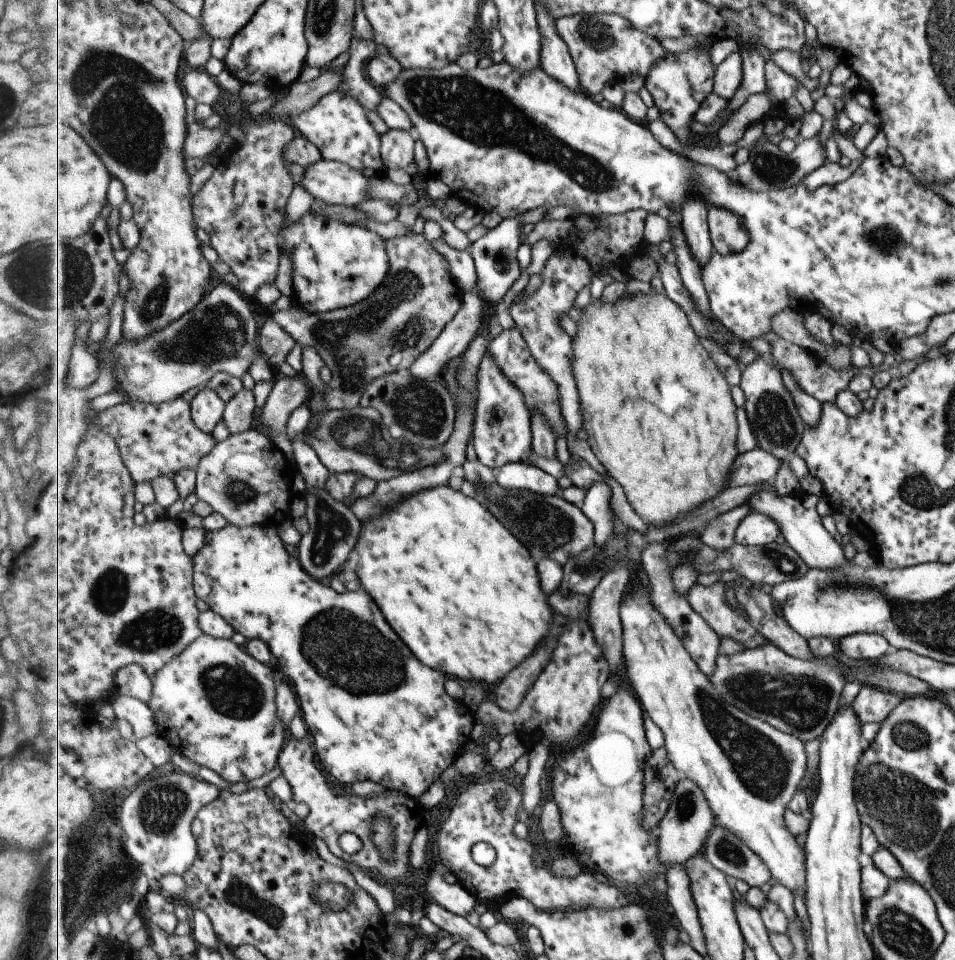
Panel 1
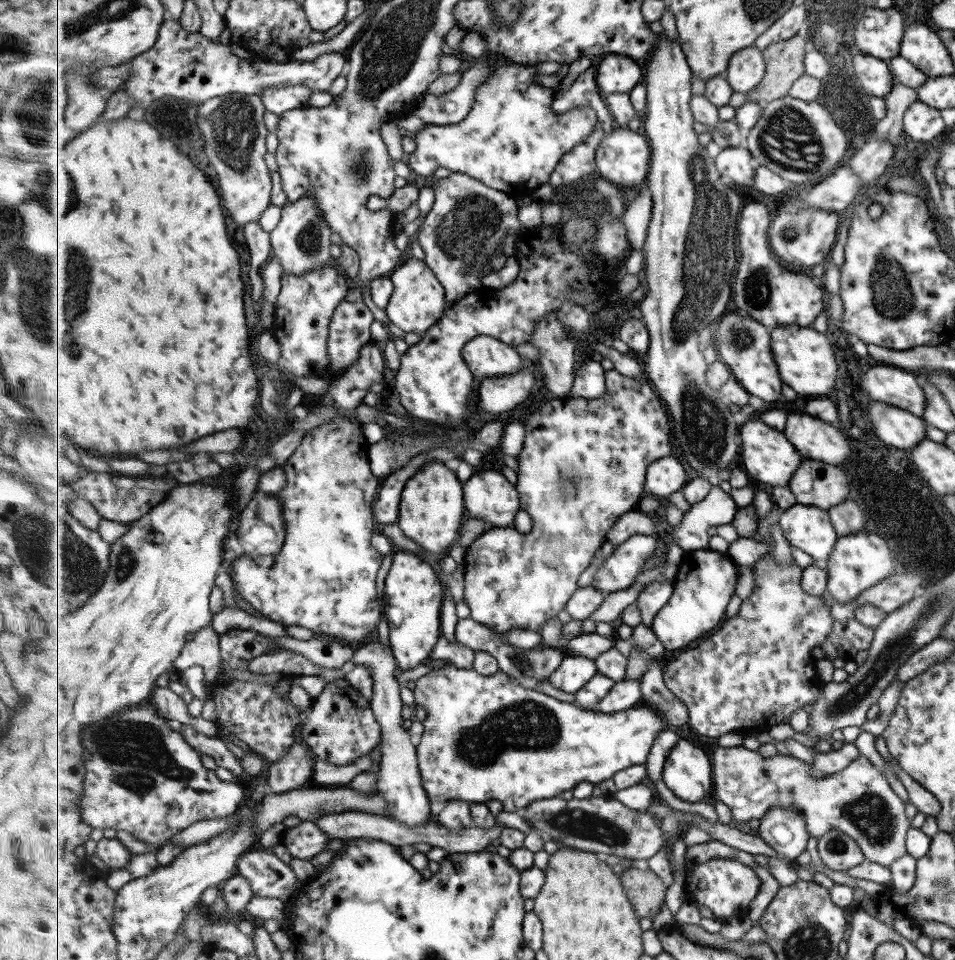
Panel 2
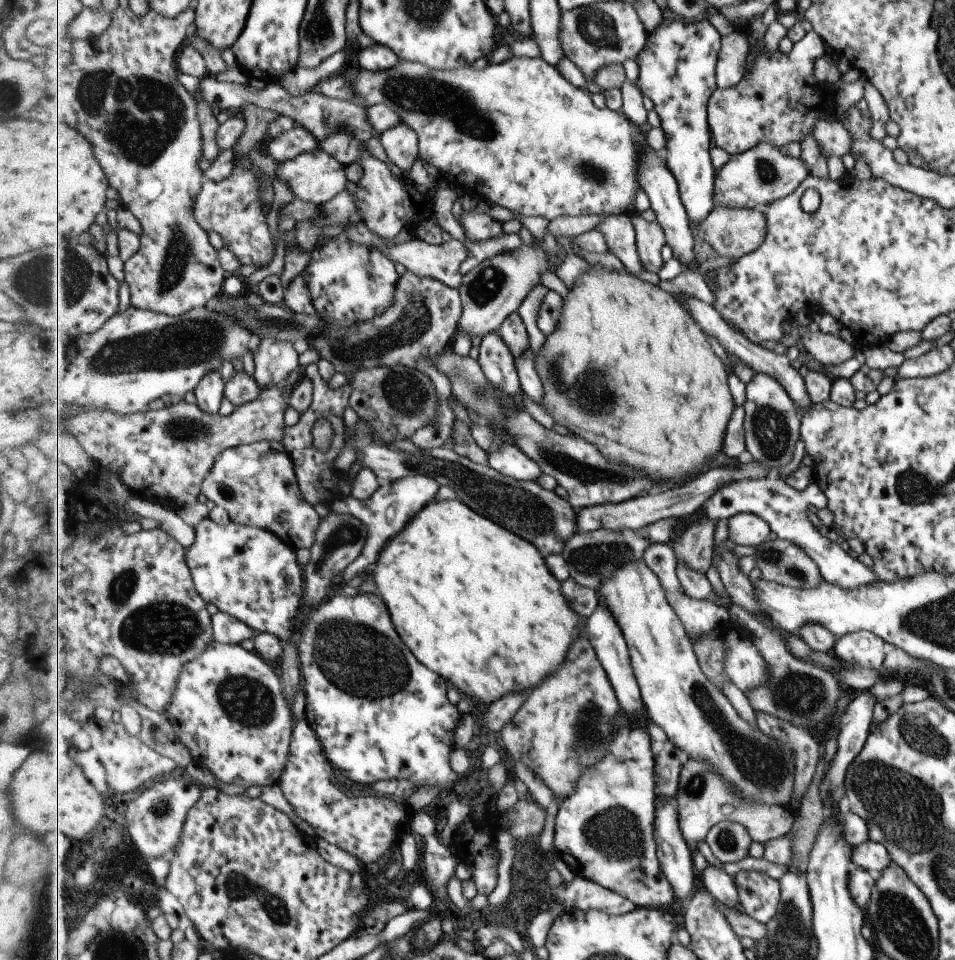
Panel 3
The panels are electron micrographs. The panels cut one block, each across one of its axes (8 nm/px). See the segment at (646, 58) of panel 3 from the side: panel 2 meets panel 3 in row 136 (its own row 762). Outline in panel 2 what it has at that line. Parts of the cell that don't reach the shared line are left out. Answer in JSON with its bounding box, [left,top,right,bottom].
[662,739,714,802]

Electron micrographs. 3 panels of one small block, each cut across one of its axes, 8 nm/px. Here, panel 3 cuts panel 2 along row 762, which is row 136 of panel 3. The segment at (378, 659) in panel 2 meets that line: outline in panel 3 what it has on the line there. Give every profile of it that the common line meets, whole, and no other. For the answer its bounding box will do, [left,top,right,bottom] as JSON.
[380,123,420,171]

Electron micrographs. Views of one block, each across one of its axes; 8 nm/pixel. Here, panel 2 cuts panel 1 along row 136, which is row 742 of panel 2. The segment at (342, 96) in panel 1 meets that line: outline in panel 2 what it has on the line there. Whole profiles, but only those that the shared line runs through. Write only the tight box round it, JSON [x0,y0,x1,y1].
[297,678,382,765]

